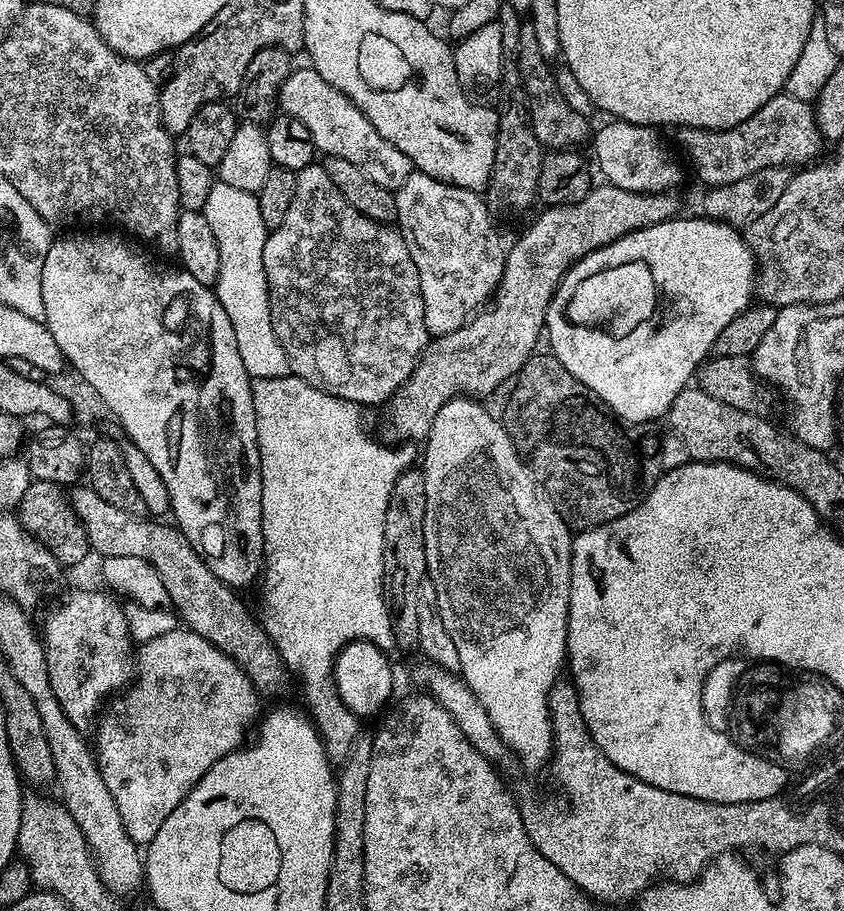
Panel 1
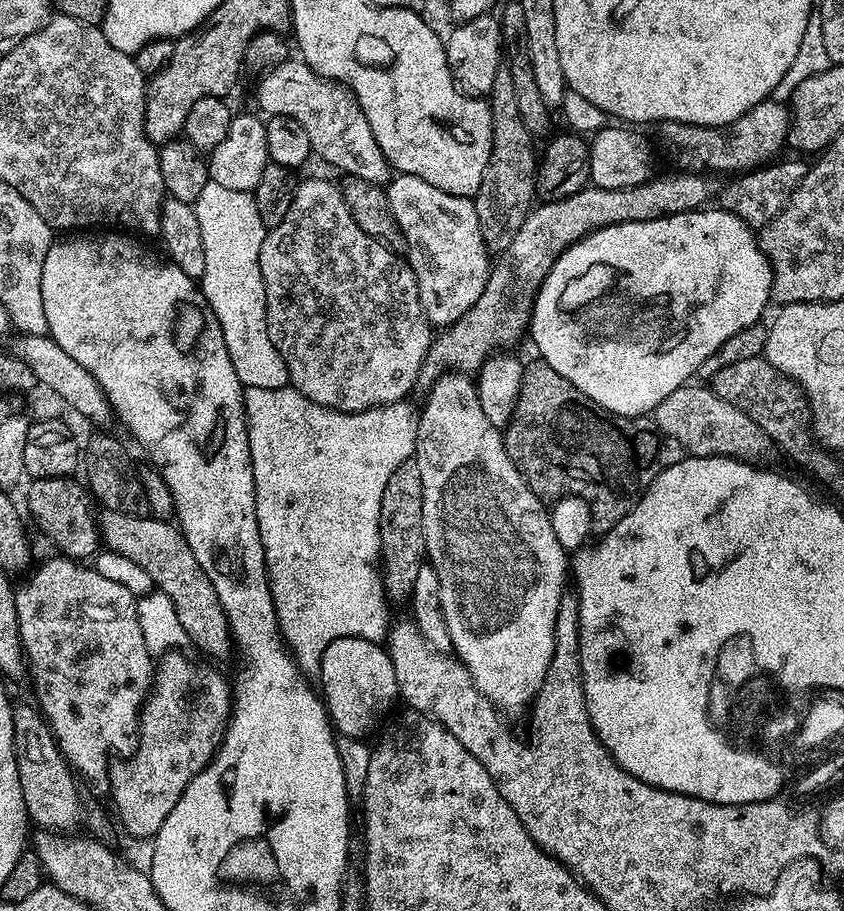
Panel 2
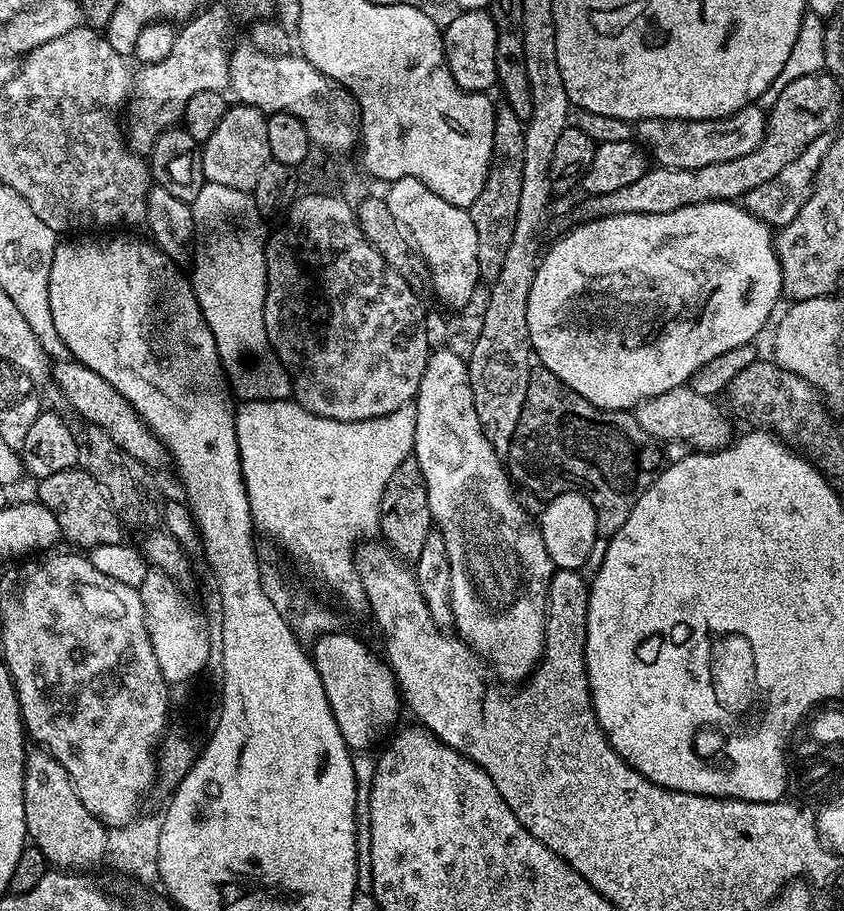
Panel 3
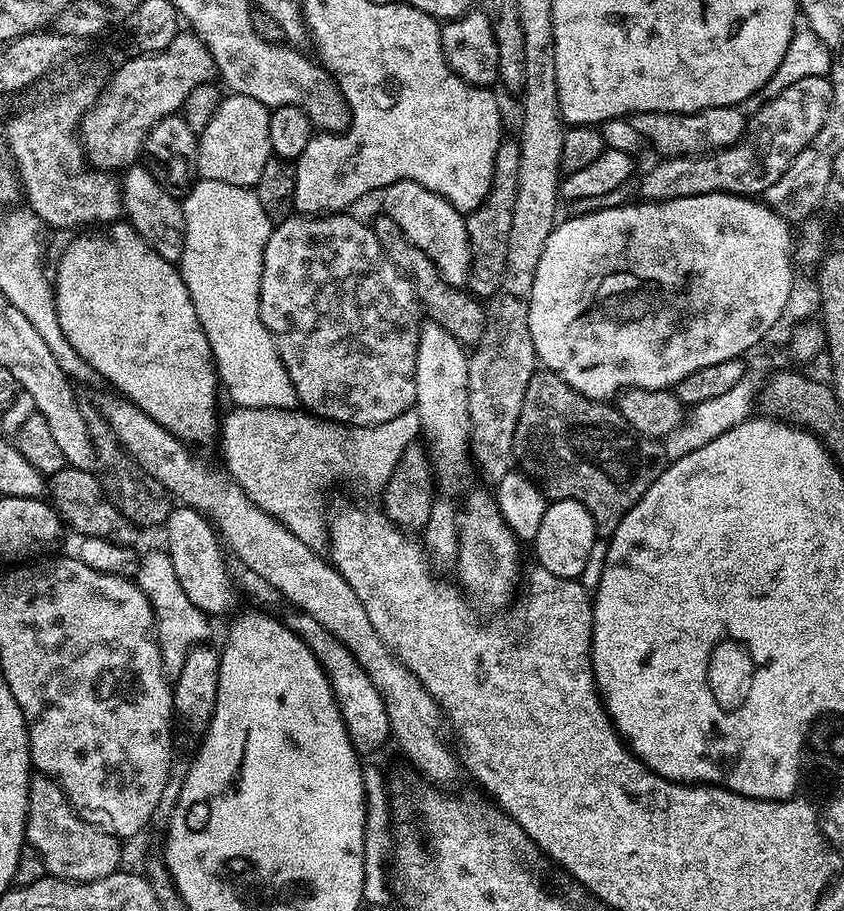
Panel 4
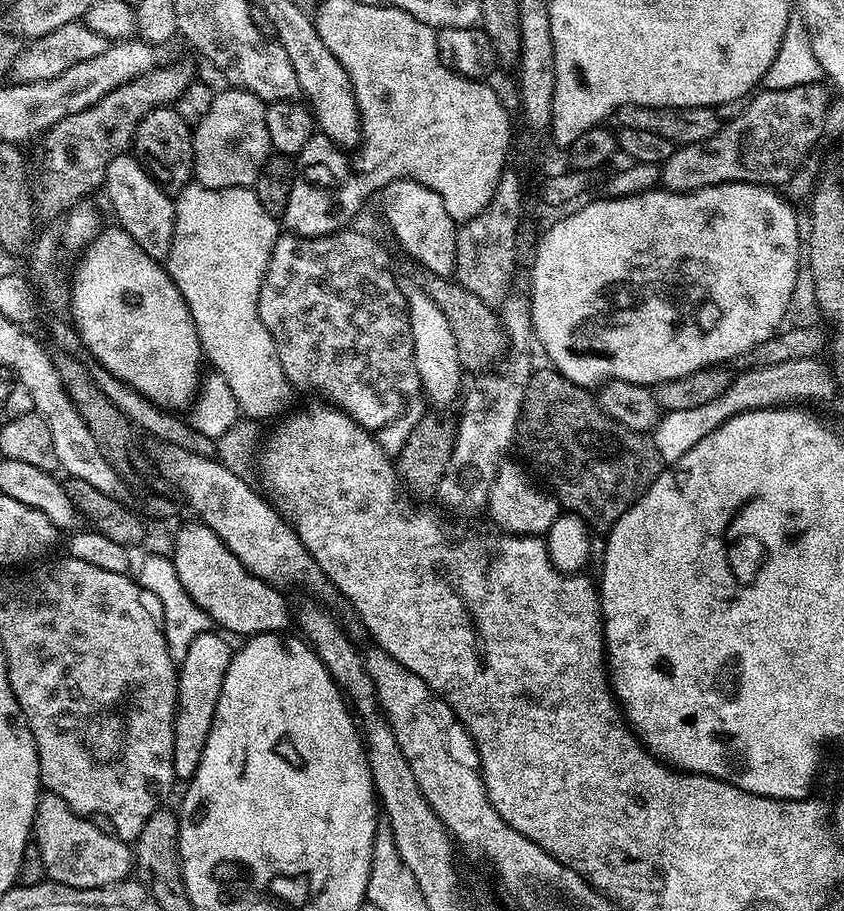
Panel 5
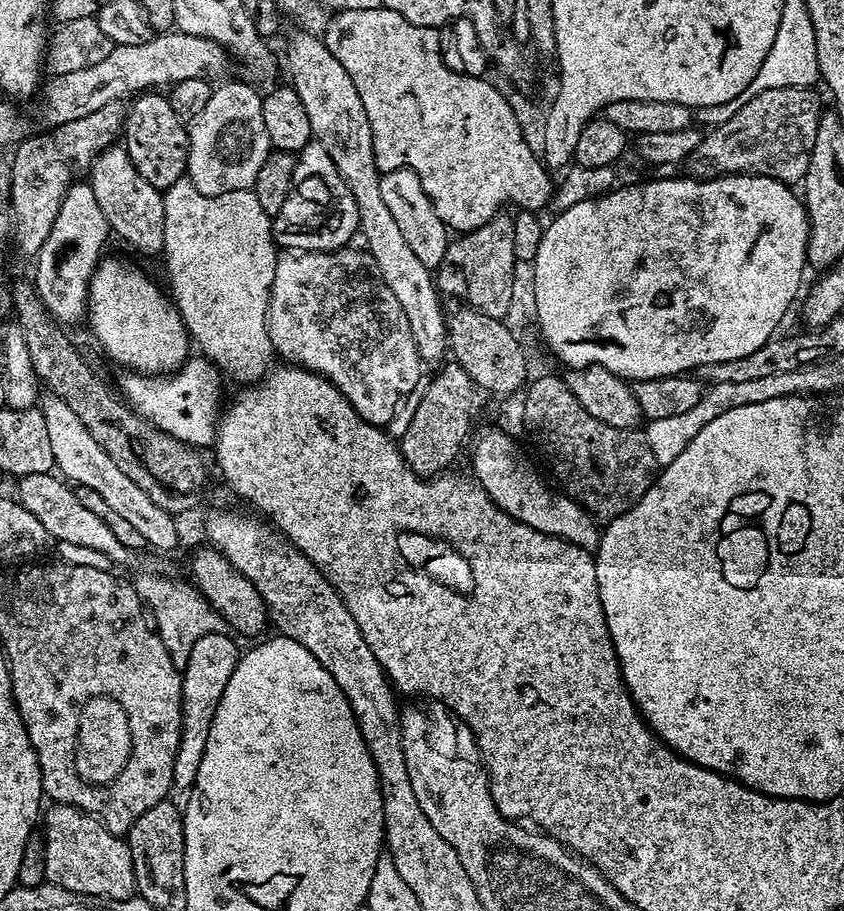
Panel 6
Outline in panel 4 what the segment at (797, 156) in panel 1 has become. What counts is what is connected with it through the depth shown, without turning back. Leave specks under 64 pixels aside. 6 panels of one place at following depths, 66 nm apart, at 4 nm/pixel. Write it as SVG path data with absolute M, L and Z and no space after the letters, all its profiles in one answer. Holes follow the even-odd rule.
M739 107L707 108L701 112L634 112L630 119L634 130L642 134L649 149L657 148L661 157L669 156L703 156L705 152L717 152L719 148L728 148L738 143L746 131L746 116L740 113Z

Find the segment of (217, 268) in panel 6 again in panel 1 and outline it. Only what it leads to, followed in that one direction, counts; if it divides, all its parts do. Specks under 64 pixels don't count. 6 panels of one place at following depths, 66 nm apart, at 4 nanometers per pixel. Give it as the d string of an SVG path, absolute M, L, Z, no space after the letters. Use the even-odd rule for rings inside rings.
M219 182L213 183L210 198L206 198L203 214L206 222L210 222L210 230L214 230L214 242L218 242L220 269L214 291L222 302L222 310L226 310L226 318L230 318L230 326L234 326L234 342L238 342L238 354L242 357L242 366L246 366L246 374L253 380L282 378L289 375L292 367L286 358L286 350L282 350L282 342L278 342L274 334L274 322L270 322L270 298L266 270L262 262L270 229L266 226L266 222L262 222L262 210L258 210L256 193L238 190L235 186L226 186Z

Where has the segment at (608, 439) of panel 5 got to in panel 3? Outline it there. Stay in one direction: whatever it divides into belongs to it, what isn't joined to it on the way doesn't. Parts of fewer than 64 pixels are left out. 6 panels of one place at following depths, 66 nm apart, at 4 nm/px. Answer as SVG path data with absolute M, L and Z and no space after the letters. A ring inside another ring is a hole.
M543 366L533 367L530 382L526 386L526 402L514 430L514 438L508 444L506 471L521 489L541 496L541 501L552 500L563 492L583 492L597 512L597 530L604 538L611 538L634 510L638 498L648 495L666 464L666 452L661 441L656 440L642 426L638 426L631 411L612 412L609 408L594 406L582 394L570 390L562 378L558 378Z

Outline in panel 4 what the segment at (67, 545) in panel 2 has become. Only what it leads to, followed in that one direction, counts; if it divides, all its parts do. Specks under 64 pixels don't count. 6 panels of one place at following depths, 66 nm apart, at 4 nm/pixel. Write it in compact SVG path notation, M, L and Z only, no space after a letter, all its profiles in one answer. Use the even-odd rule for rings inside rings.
M66 466L58 470L51 476L46 484L46 492L50 497L50 503L65 525L68 524L74 531L80 532L81 537L97 536L106 538L115 544L125 546L135 545L138 529L120 511L112 505L111 500L104 495L104 490L100 486L99 479L91 471L84 468L73 468Z

